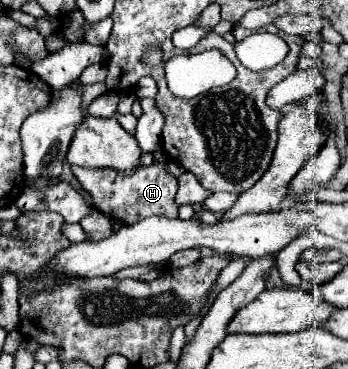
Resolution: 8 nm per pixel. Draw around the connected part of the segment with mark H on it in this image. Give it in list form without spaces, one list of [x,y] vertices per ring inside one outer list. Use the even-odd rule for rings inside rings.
[[[152,163],[150,167],[140,167],[140,171],[136,171],[130,177],[114,169],[88,171],[76,165],[72,167],[72,173],[78,179],[78,183],[84,187],[84,191],[90,193],[92,207],[96,207],[100,213],[108,215],[116,223],[134,225],[140,219],[146,219],[150,215],[162,215],[170,219],[178,217],[178,205],[174,203],[178,185],[176,185],[176,179],[166,173],[164,163]]]

